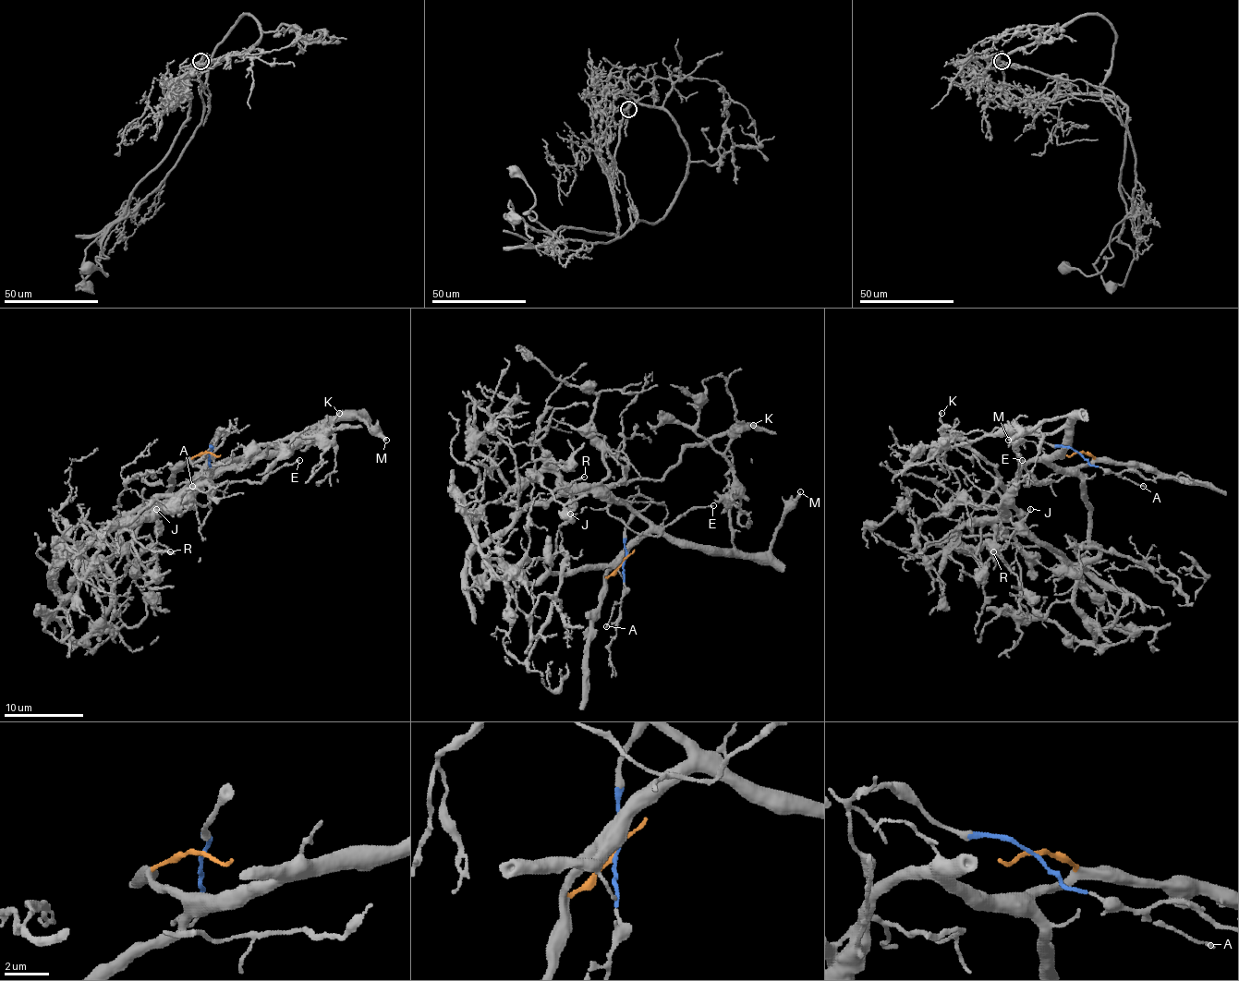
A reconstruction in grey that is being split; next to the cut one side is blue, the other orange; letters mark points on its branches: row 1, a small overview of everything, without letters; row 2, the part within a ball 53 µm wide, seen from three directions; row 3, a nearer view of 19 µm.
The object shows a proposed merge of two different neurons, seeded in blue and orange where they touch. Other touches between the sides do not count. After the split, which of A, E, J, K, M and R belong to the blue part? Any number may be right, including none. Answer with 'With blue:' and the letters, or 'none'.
With blue: A, E

